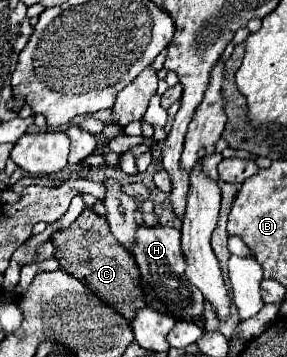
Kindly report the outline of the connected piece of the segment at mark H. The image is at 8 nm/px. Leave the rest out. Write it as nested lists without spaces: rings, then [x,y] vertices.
[[[140,226],[136,234],[134,258],[138,262],[144,282],[152,286],[154,294],[166,304],[172,316],[176,318],[202,318],[204,316],[204,296],[196,286],[188,282],[184,274],[186,260],[180,250],[180,230],[168,228],[168,226],[156,226],[156,228]]]

